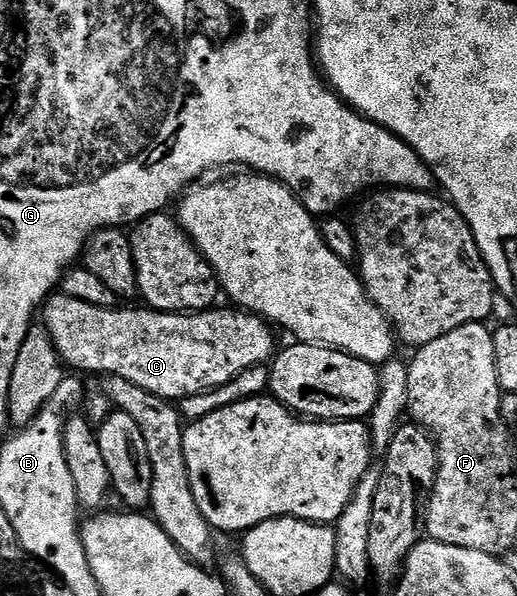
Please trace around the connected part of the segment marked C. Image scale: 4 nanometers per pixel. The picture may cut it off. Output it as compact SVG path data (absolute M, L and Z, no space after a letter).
M54 292L41 307L40 322L42 318L43 324L46 325L43 326L45 334L57 348L58 355L67 367L75 366L75 371L87 370L90 374L102 374L101 376L115 374L124 380L132 380L136 388L144 388L144 392L152 392L167 400L181 400L228 384L248 368L266 366L276 353L273 334L275 331L259 315L241 308L211 308L201 312L141 309L109 310L61 292Z

